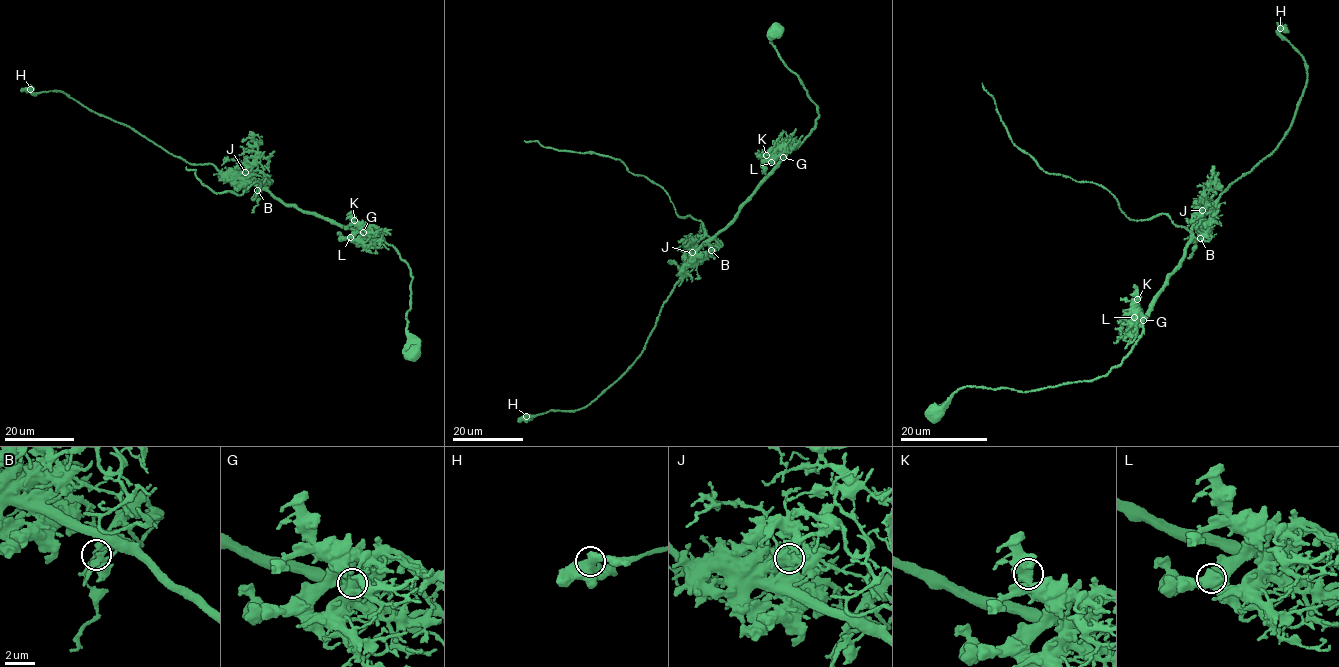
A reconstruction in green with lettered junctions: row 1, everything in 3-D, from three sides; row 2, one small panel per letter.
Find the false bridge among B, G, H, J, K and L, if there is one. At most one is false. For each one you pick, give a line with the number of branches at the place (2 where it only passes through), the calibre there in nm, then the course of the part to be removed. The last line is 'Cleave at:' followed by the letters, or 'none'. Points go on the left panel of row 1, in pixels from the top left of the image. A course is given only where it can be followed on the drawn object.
J: 4 branches meet; 550 nm thick; foreign part runs (245, 172), (270, 183), (253, 200), (259, 182), (242, 195), (215, 193), (186, 166)
Cleave at: J

